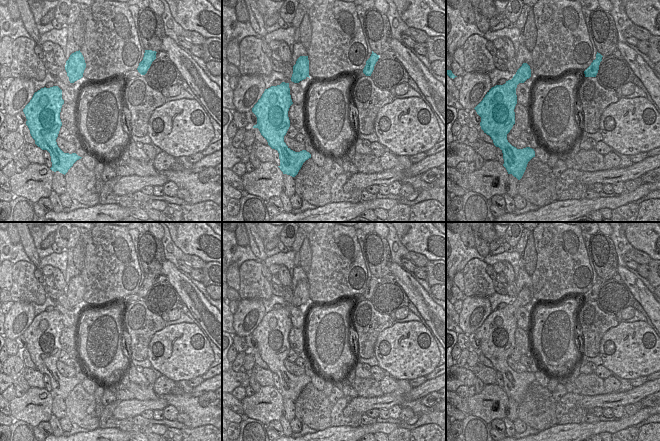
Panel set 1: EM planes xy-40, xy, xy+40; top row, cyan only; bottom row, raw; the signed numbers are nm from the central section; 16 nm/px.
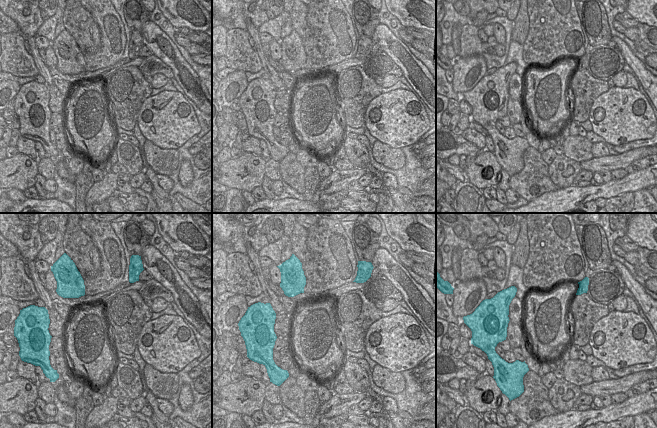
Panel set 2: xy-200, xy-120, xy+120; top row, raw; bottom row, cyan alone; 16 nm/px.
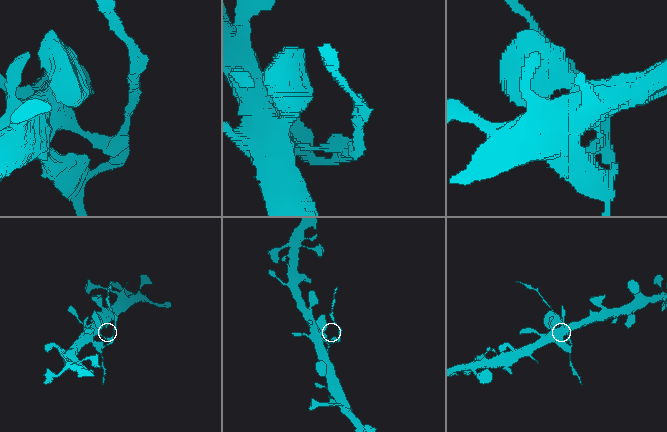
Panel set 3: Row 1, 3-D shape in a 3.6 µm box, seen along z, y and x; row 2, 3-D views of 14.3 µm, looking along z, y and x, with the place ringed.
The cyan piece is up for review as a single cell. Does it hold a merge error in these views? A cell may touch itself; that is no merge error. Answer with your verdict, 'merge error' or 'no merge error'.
merge error

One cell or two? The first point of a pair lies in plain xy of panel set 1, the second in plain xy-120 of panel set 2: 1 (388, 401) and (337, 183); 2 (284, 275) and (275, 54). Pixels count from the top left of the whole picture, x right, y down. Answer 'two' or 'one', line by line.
1: one
2: one

